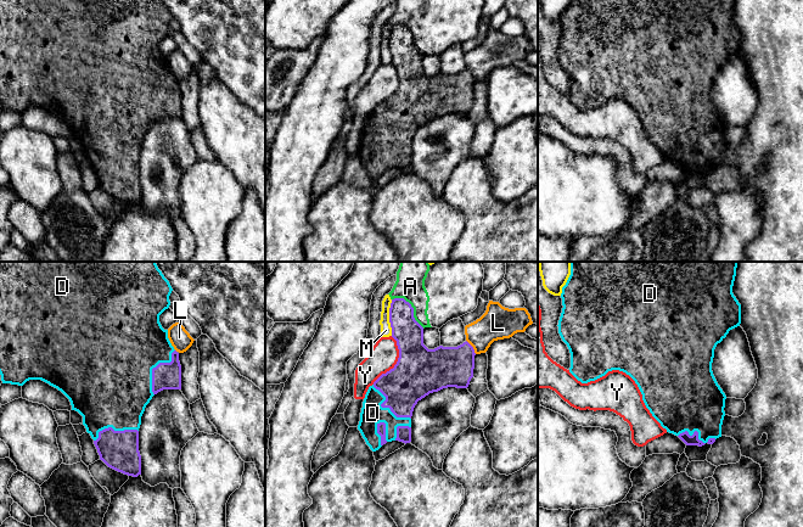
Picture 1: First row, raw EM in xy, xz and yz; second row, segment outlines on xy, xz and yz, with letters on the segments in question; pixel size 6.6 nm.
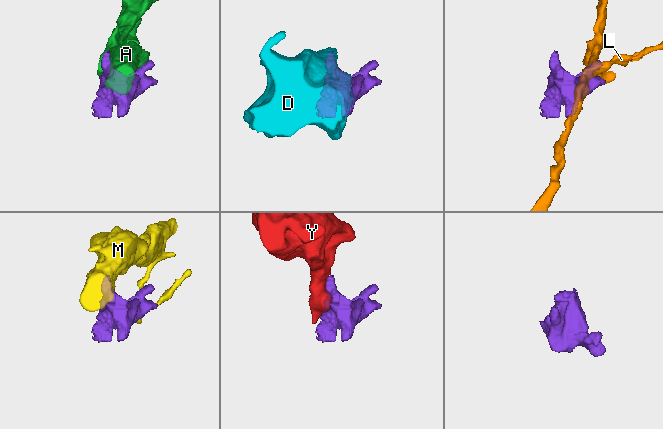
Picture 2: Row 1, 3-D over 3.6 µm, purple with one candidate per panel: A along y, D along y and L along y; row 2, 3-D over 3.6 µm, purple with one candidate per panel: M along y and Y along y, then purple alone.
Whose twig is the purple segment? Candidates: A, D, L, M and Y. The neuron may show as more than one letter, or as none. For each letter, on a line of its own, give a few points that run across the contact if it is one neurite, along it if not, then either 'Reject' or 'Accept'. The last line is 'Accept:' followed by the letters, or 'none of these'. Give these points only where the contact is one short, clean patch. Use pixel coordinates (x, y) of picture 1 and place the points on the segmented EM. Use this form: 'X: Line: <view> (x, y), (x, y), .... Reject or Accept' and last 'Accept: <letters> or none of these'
A: Reject
D: Accept
L: Reject
M: Reject
Y: Reject
Accept: D

